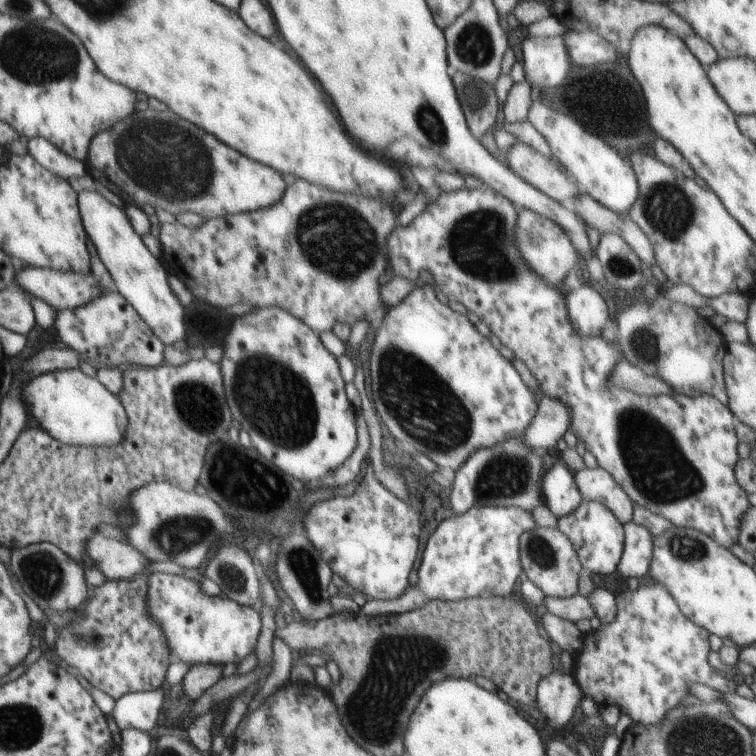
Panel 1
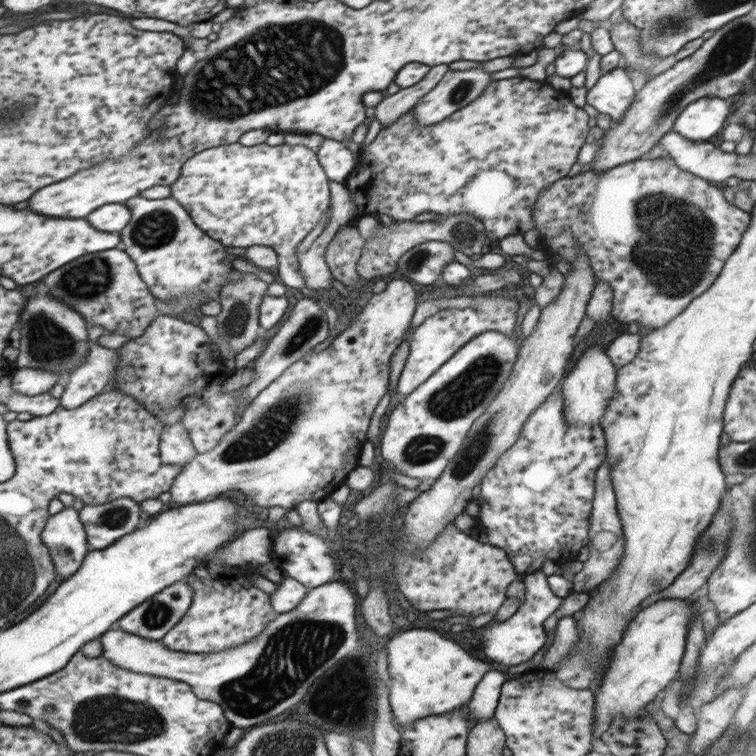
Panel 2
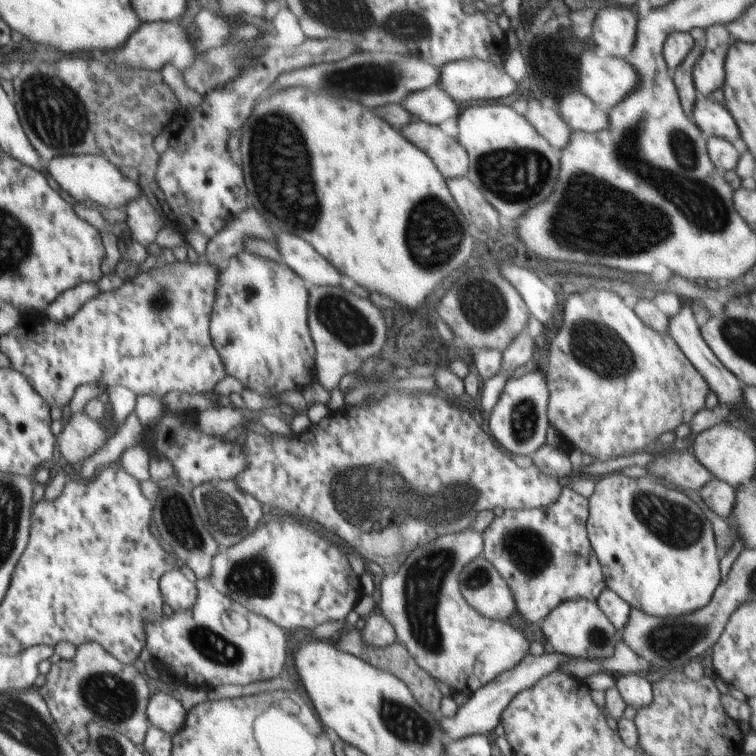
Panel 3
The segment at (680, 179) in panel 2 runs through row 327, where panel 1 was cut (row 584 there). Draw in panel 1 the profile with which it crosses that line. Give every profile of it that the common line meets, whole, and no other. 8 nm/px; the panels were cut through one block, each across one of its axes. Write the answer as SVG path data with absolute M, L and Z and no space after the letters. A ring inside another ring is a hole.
M647 577L640 582L636 590L627 589L616 595L615 601L616 618L610 624L601 624L598 630L591 630L583 635L582 648L575 654L575 668L572 674L583 696L592 698L599 706L618 706L635 724L656 726L664 720L668 710L676 708L681 700L690 697L690 684L698 682L721 693L736 693L736 682L728 680L708 662L709 632L680 612L676 600L666 590L666 586Z

